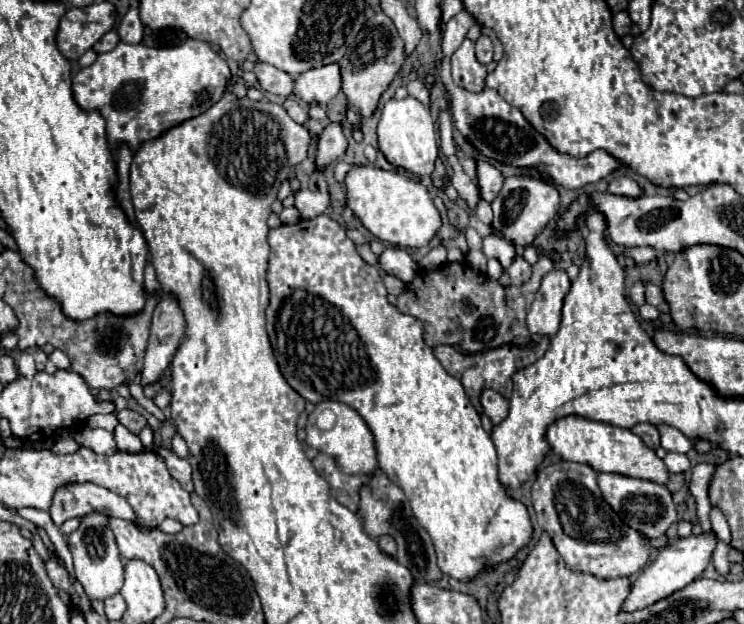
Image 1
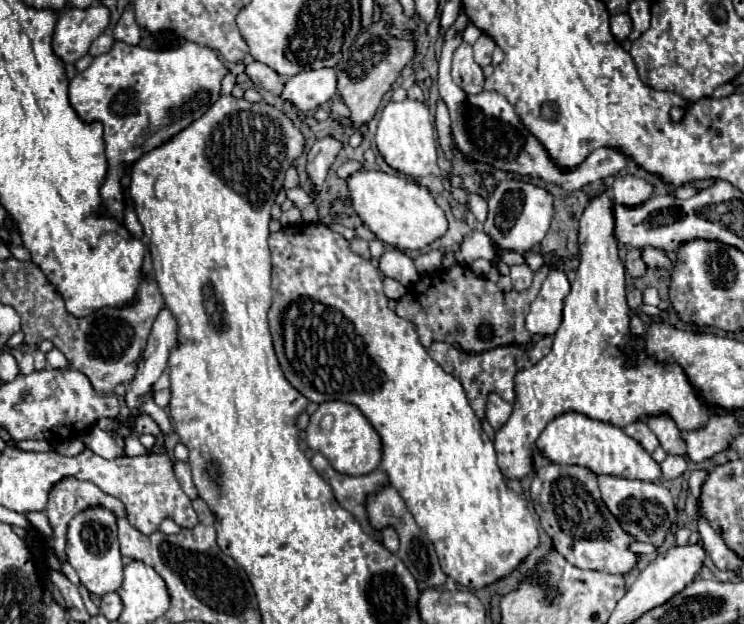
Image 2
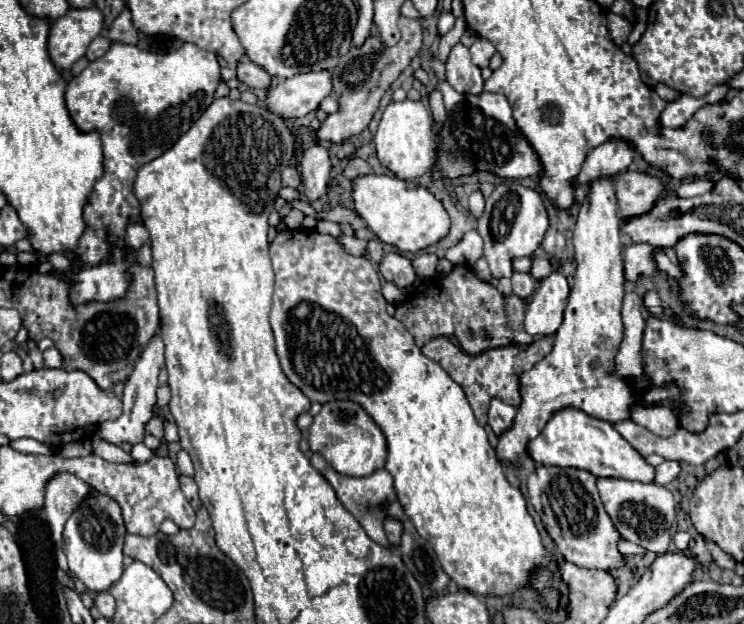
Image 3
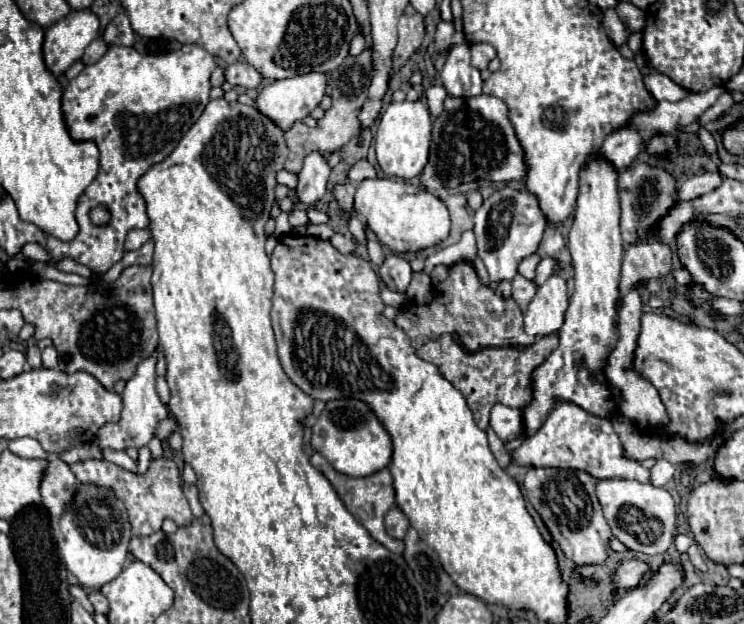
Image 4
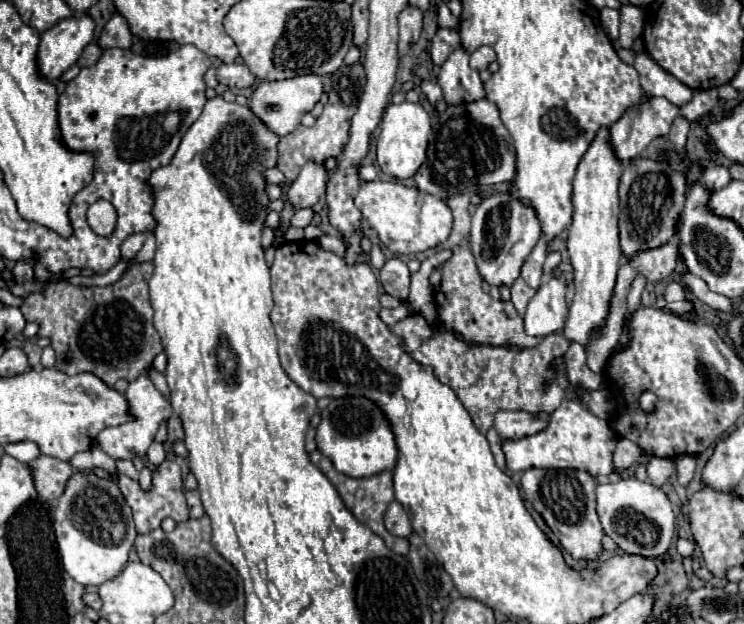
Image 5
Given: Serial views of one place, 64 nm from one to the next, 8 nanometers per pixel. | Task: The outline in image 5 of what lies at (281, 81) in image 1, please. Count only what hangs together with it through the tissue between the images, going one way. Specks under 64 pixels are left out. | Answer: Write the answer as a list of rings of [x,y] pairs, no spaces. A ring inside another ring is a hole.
[[[234,62],[234,64],[220,64],[216,68],[216,80],[230,90],[240,90],[248,88],[254,84],[254,74],[248,70],[246,64]]]

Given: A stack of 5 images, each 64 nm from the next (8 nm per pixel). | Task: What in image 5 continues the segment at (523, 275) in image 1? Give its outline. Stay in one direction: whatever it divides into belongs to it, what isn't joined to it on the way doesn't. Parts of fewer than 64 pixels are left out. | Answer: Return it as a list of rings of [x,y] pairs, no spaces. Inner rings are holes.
[[[518,278],[518,280],[512,284],[510,294],[512,294],[512,304],[516,306],[518,314],[524,316],[524,312],[526,312],[526,304],[530,302],[530,298],[532,298],[536,292],[534,292],[522,278]]]

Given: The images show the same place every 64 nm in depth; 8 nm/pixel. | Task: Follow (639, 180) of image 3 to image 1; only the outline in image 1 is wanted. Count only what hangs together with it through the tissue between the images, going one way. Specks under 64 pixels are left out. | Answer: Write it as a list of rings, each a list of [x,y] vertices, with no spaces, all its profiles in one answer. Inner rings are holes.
[[[620,176],[620,178],[614,178],[608,186],[608,190],[612,194],[618,194],[618,196],[628,196],[628,198],[640,198],[642,196],[642,188],[638,186],[636,180],[628,178],[628,176]]]

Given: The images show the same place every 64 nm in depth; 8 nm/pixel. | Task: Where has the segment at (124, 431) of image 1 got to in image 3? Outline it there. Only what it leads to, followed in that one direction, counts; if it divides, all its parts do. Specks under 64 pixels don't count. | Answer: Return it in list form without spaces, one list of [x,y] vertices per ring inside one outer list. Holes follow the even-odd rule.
[[[144,444],[132,446],[132,458],[136,462],[148,462],[148,458],[152,458],[152,456],[154,456],[154,452],[148,446],[144,446]]]

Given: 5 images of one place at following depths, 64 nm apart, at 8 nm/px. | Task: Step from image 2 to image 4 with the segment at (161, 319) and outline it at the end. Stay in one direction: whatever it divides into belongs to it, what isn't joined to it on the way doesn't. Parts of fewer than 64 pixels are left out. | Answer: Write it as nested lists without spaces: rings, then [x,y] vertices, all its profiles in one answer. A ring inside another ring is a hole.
[[[154,352],[152,356],[148,356],[136,370],[136,374],[126,382],[126,390],[122,394],[122,402],[124,402],[124,410],[122,410],[122,418],[116,424],[104,424],[98,434],[96,434],[96,444],[104,450],[126,450],[126,448],[142,448],[146,446],[156,432],[156,424],[164,418],[168,418],[168,408],[166,404],[162,404],[162,400],[156,394],[154,382],[156,382],[156,360],[158,360],[160,352]]]

